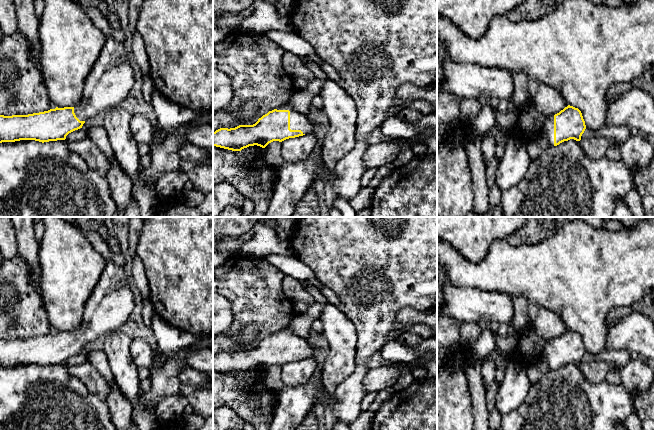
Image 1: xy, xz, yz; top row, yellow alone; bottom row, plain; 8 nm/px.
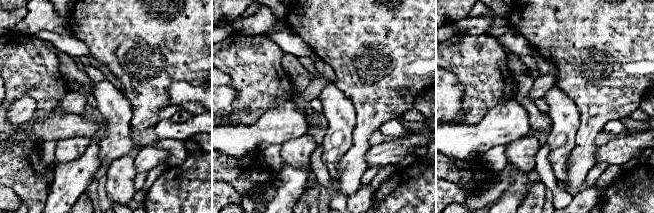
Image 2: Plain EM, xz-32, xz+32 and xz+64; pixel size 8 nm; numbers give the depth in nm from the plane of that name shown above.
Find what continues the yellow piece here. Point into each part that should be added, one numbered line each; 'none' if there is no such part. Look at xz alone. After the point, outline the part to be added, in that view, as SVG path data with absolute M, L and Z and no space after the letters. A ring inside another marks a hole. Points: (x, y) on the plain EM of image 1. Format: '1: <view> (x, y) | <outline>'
1: xz (298, 345) | M285 327L276 332L277 334L290 335L290 353L301 354L305 359L313 359L318 347L309 343L307 338L294 334L289 327Z

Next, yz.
1: yz (548, 352) | M554 339L550 340L546 343L543 352L542 359L544 359L548 365L550 370L554 370Z

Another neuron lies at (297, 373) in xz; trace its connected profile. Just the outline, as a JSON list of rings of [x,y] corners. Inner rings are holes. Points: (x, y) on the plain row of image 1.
[[[303,359],[281,366],[281,379],[285,387],[296,387],[305,384],[317,369],[314,359]]]

